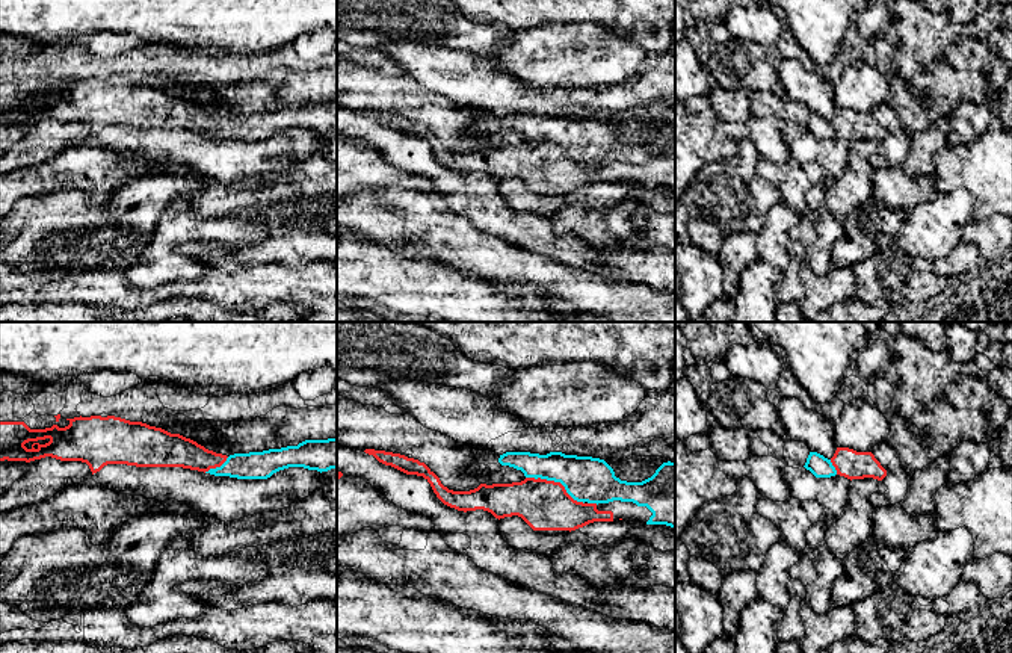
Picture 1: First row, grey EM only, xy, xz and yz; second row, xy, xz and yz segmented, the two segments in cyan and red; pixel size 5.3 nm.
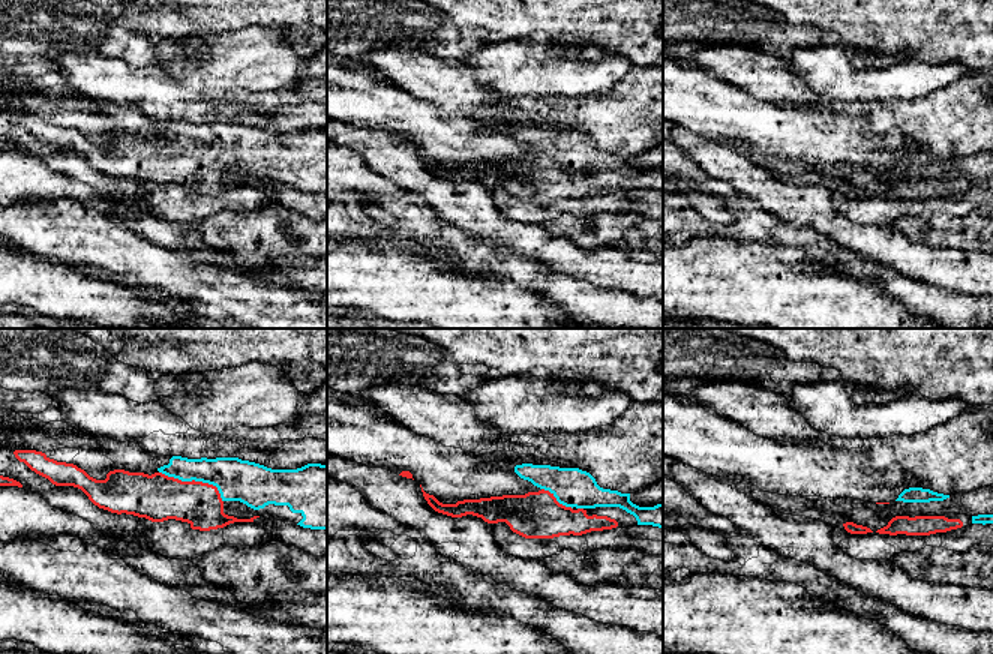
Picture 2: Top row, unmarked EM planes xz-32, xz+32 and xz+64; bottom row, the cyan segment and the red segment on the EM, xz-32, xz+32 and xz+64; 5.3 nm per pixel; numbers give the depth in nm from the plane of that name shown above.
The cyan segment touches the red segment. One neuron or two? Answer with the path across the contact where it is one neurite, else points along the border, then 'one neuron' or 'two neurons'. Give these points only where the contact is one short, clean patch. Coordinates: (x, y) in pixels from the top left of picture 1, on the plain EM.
one neuron

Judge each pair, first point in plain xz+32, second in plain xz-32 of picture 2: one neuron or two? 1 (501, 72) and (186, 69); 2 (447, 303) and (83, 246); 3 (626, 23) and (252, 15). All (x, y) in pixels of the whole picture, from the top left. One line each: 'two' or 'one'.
1: one
2: two
3: one

